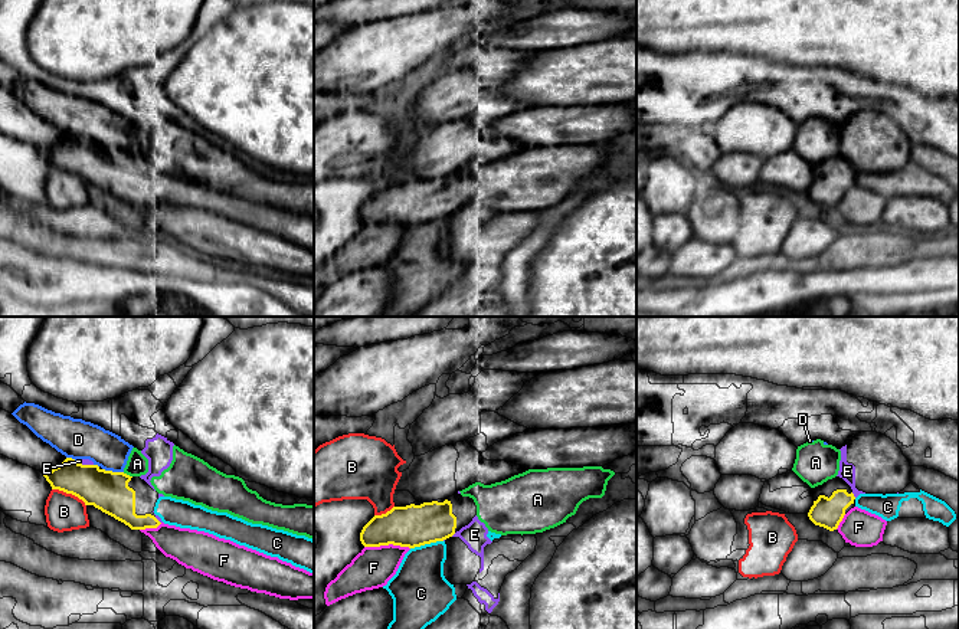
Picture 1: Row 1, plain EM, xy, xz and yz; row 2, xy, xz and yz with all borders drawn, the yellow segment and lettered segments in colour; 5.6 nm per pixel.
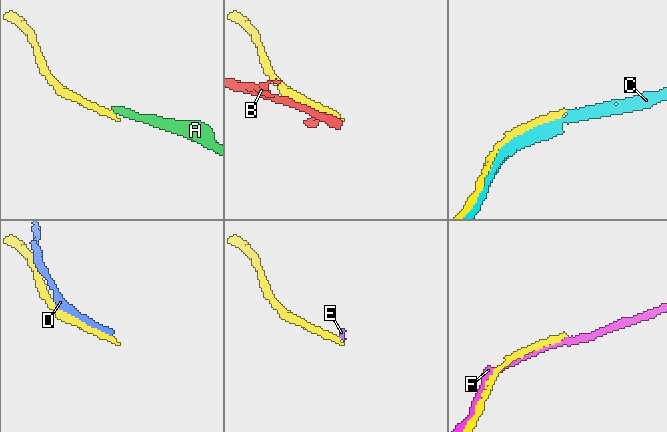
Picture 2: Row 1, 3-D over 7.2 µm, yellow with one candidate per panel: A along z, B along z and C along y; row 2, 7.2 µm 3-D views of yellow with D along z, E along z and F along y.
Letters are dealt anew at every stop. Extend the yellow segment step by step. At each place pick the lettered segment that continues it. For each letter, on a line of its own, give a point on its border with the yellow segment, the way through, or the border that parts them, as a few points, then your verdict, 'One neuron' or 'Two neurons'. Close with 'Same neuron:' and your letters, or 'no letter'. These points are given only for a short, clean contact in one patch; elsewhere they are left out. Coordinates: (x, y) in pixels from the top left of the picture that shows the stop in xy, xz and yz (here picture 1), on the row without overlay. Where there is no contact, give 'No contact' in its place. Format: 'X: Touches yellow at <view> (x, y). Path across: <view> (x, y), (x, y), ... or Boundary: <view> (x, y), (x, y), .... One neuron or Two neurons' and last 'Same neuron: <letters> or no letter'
A: Touches yellow at xy (125, 151). Boundary: xy (123, 150), (131, 154). Two neurons
B: Touches yellow at xy (69, 170). Boundary: xy (52, 166), (77, 173), (85, 183). Two neurons
C: Touches yellow at xz (426, 220). Two neurons
D: Touches yellow at xy (111, 148). Two neurons
E: Touches yellow at yz (853, 173). Two neurons
F: Touches yellow at xz (388, 222). Two neurons
Same neuron: no letter

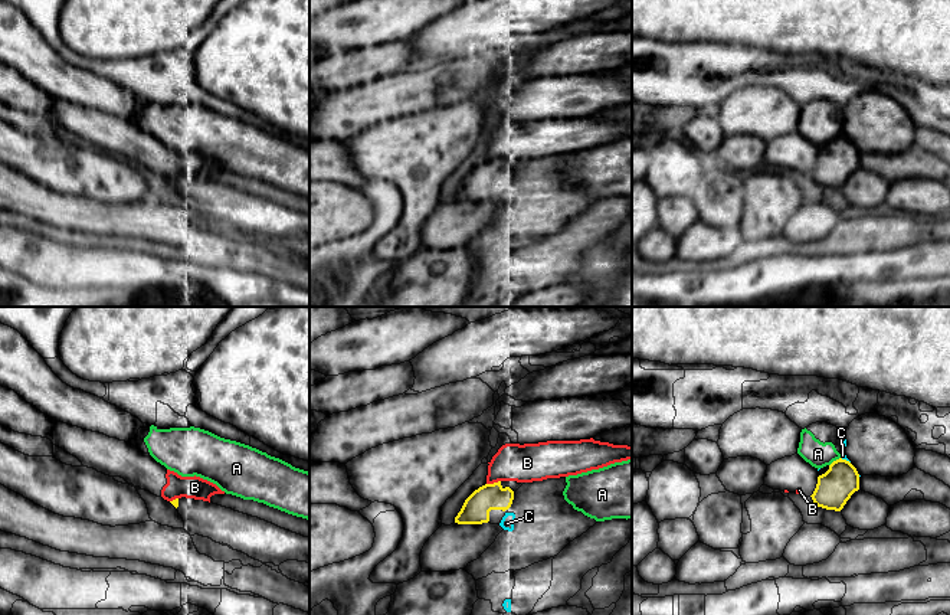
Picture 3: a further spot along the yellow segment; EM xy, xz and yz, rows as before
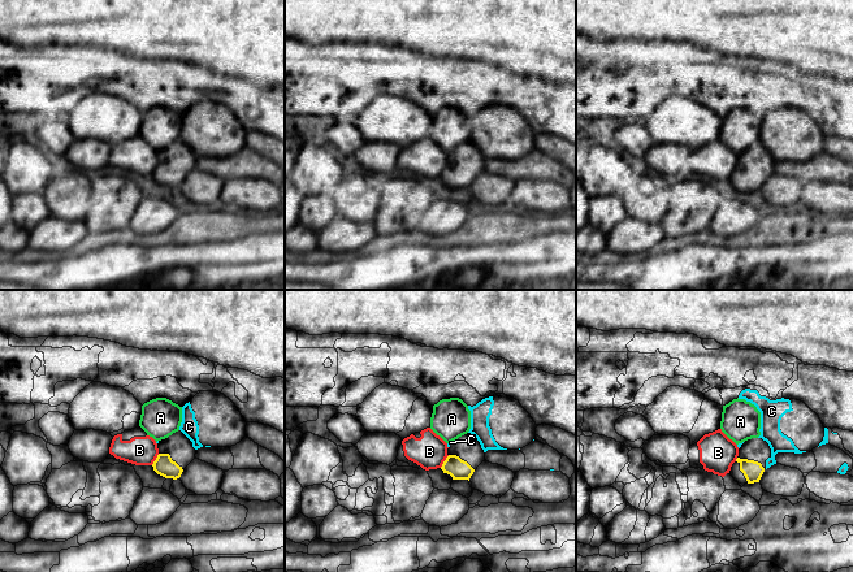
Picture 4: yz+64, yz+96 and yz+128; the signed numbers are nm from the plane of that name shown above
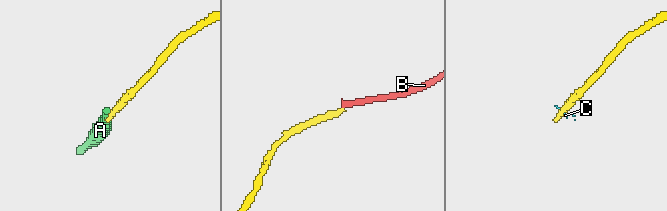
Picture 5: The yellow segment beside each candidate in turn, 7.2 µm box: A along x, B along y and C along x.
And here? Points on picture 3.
A: Touches yellow at yz (834, 138). Boundary: yz (839, 134), (829, 143). Two neurons
B: Touches yellow at xz (494, 160). One neuron
C: Touches yellow at yz (845, 137). Two neurons
Same neuron: B

